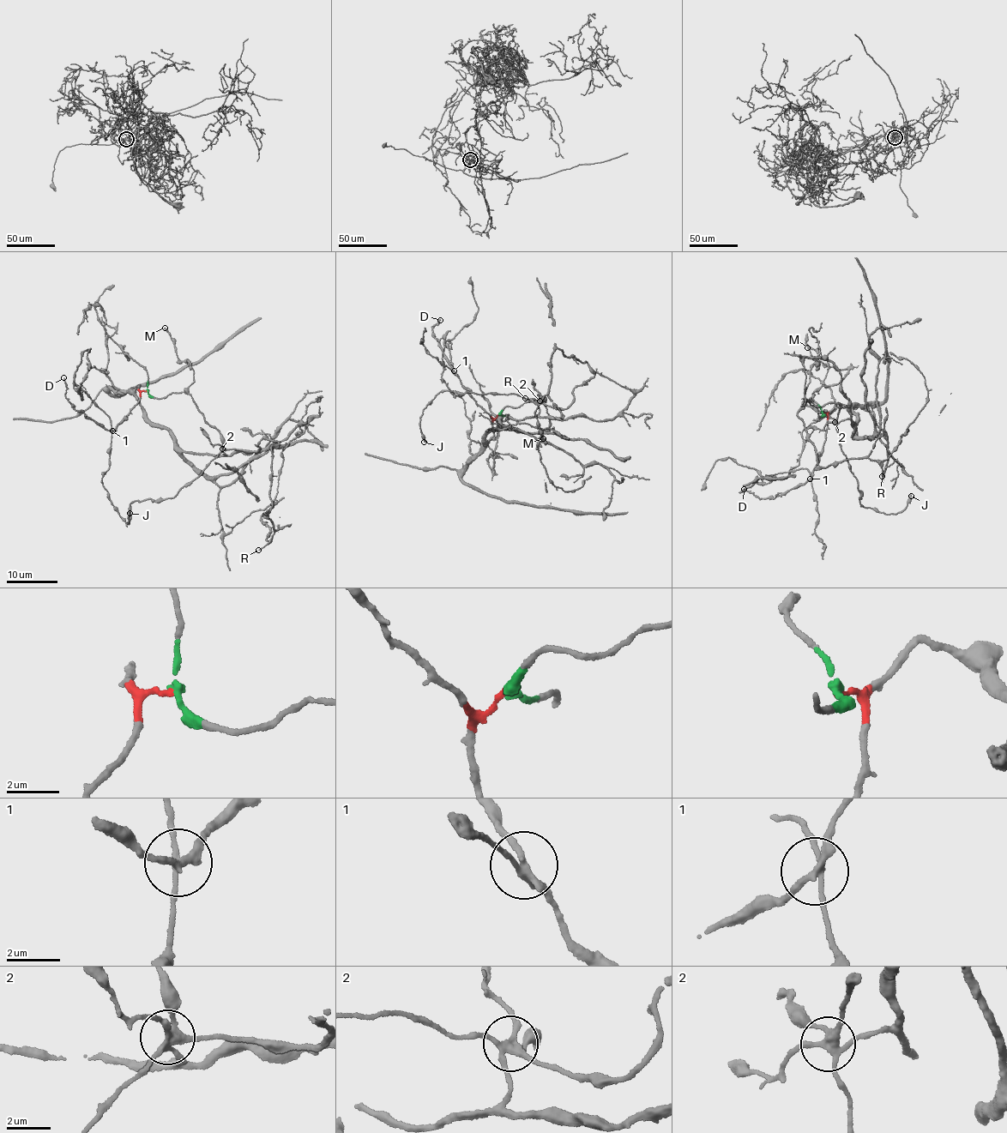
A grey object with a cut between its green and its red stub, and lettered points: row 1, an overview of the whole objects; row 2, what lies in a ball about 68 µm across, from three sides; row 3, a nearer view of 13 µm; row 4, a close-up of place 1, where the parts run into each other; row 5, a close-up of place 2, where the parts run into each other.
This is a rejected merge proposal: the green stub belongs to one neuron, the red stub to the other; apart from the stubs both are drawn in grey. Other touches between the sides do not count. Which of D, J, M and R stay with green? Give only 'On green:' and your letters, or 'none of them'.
On green: J, M, R

